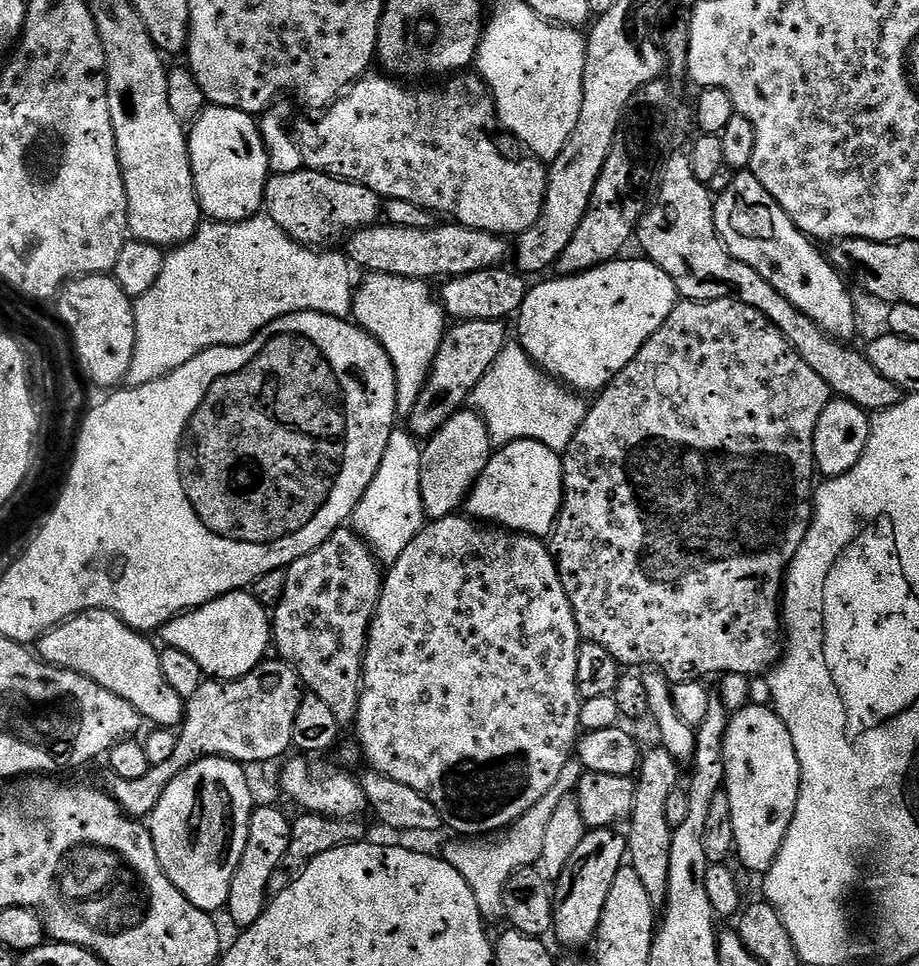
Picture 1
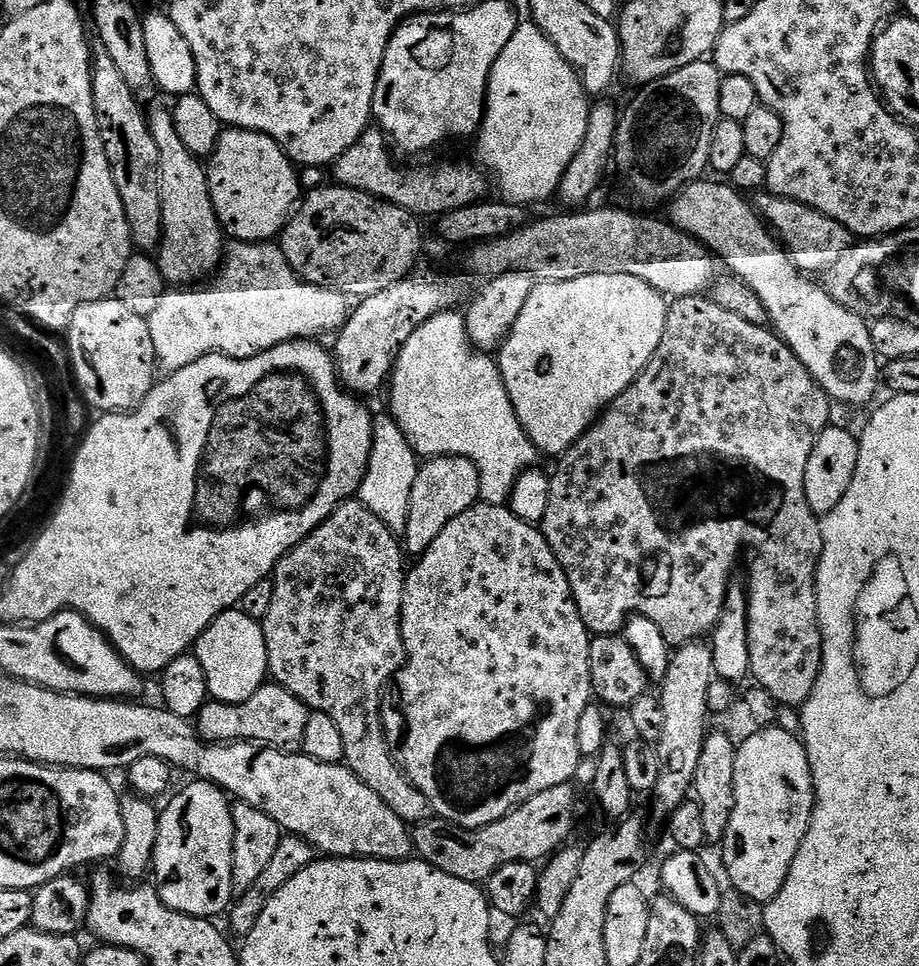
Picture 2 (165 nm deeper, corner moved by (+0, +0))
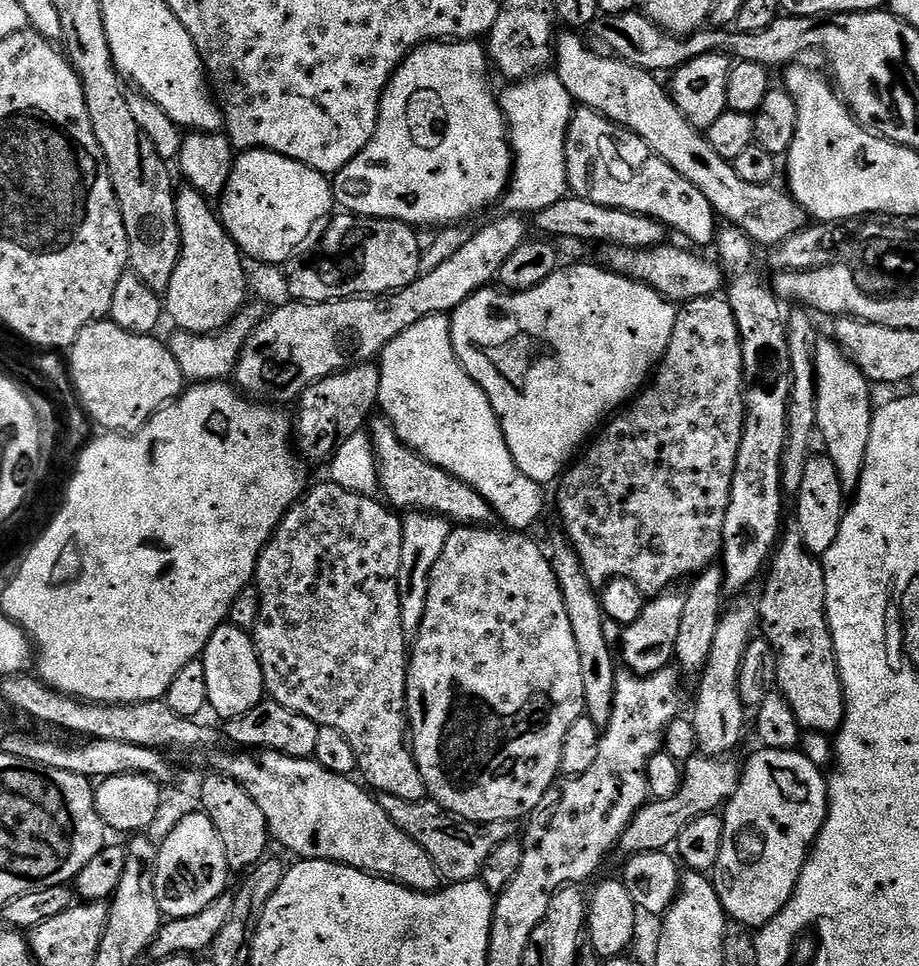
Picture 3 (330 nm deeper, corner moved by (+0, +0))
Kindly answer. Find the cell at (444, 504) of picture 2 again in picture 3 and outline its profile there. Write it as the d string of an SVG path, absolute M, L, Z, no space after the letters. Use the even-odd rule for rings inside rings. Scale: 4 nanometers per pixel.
M408 510L403 513L402 562L398 566L398 602L402 606L402 626L404 635L412 638L420 631L422 618L426 614L426 594L430 594L430 570L446 546L446 538L453 525L435 512Z

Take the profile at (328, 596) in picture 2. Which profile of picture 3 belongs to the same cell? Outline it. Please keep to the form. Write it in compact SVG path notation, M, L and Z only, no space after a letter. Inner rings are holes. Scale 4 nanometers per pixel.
M331 482L315 484L313 483L296 501L296 505L284 515L282 522L276 527L276 533L270 537L256 563L254 586L260 595L260 609L258 610L258 622L250 629L250 635L256 647L258 662L262 666L264 690L271 699L286 706L286 710L294 710L320 726L334 726L334 730L342 730L342 734L346 734L346 742L350 742L351 748L354 749L359 775L364 775L363 783L373 793L394 794L394 798L402 798L406 802L418 802L428 796L428 788L422 782L422 774L418 770L410 747L408 722L410 640L404 635L402 606L398 602L398 566L402 562L402 530L404 526L401 517L391 507L381 503L379 499L351 492Z

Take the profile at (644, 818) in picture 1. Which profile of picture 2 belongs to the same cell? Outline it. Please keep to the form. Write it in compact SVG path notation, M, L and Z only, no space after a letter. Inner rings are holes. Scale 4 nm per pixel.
M697 638L689 644L679 645L672 652L672 660L668 664L666 674L663 680L659 681L658 695L662 702L662 711L666 713L666 723L662 729L662 738L655 741L662 768L658 770L658 782L654 789L656 801L653 802L652 808L661 818L671 816L679 804L689 799L693 791L698 762L702 758L702 746L710 731L708 695L710 682L715 675L711 643Z

